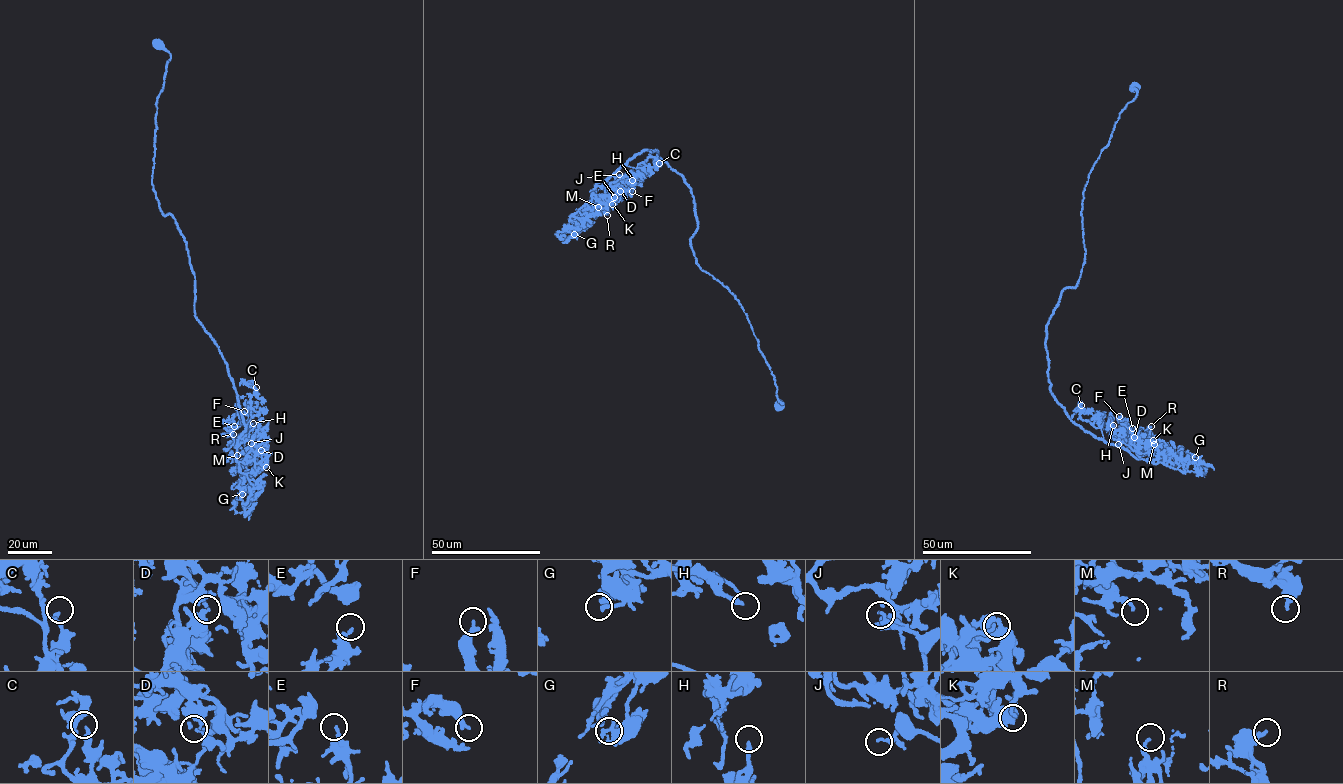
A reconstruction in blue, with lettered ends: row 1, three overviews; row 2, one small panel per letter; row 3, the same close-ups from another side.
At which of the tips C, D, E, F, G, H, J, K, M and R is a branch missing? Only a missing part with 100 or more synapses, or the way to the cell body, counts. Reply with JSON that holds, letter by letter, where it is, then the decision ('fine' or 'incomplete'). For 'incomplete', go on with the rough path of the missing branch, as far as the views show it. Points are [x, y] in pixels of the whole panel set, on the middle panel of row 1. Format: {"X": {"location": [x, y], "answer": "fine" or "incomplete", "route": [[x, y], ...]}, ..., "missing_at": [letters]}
{"C": {"location": [659, 163], "answer": "fine"}, "D": {"location": [620, 191], "answer": "fine"}, "E": {"location": [614, 197], "answer": "fine"}, "F": {"location": [632, 191], "answer": "fine"}, "G": {"location": [574, 234], "answer": "fine"}, "H": {"location": [632, 180], "answer": "incomplete"}, "J": {"location": [619, 174], "answer": "fine"}, "K": {"location": [612, 204], "answer": "fine"}, "M": {"location": [598, 207], "answer": "fine"}, "R": {"location": [607, 215], "answer": "fine"}, "missing_at": ["H"]}

